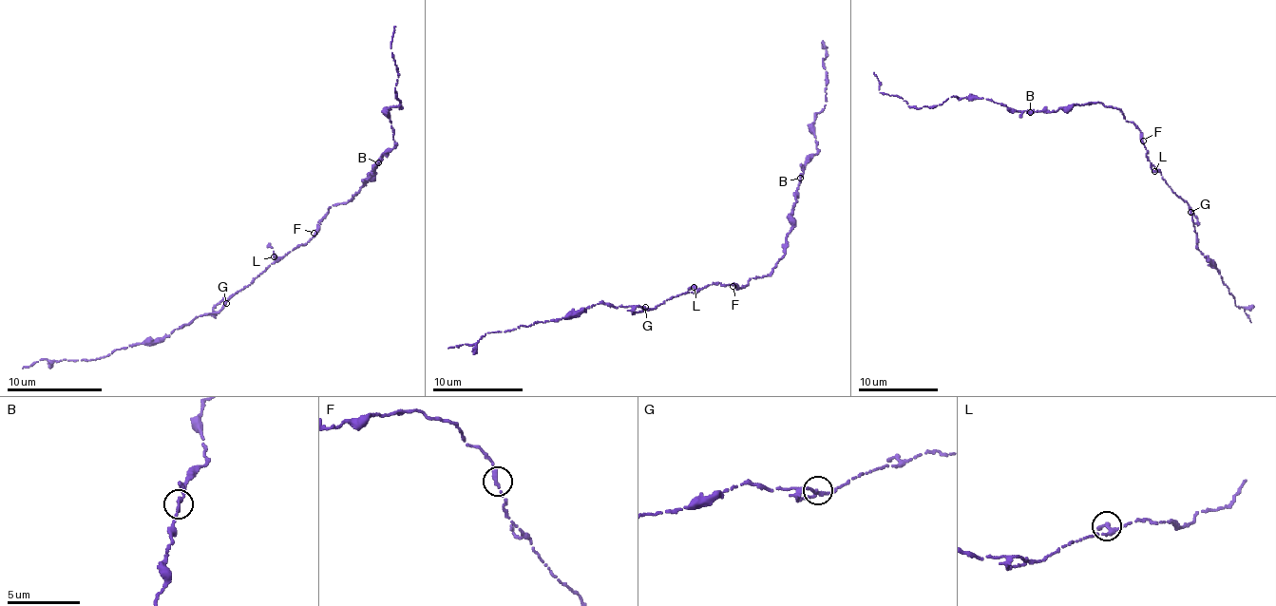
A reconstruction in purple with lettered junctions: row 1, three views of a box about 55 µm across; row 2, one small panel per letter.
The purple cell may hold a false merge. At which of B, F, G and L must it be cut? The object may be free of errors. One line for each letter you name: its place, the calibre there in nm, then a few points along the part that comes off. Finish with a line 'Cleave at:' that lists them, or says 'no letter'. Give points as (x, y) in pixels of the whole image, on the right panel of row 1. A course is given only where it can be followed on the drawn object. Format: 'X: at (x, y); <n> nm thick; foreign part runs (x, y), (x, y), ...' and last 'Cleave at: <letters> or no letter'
Cleave at: no letter

